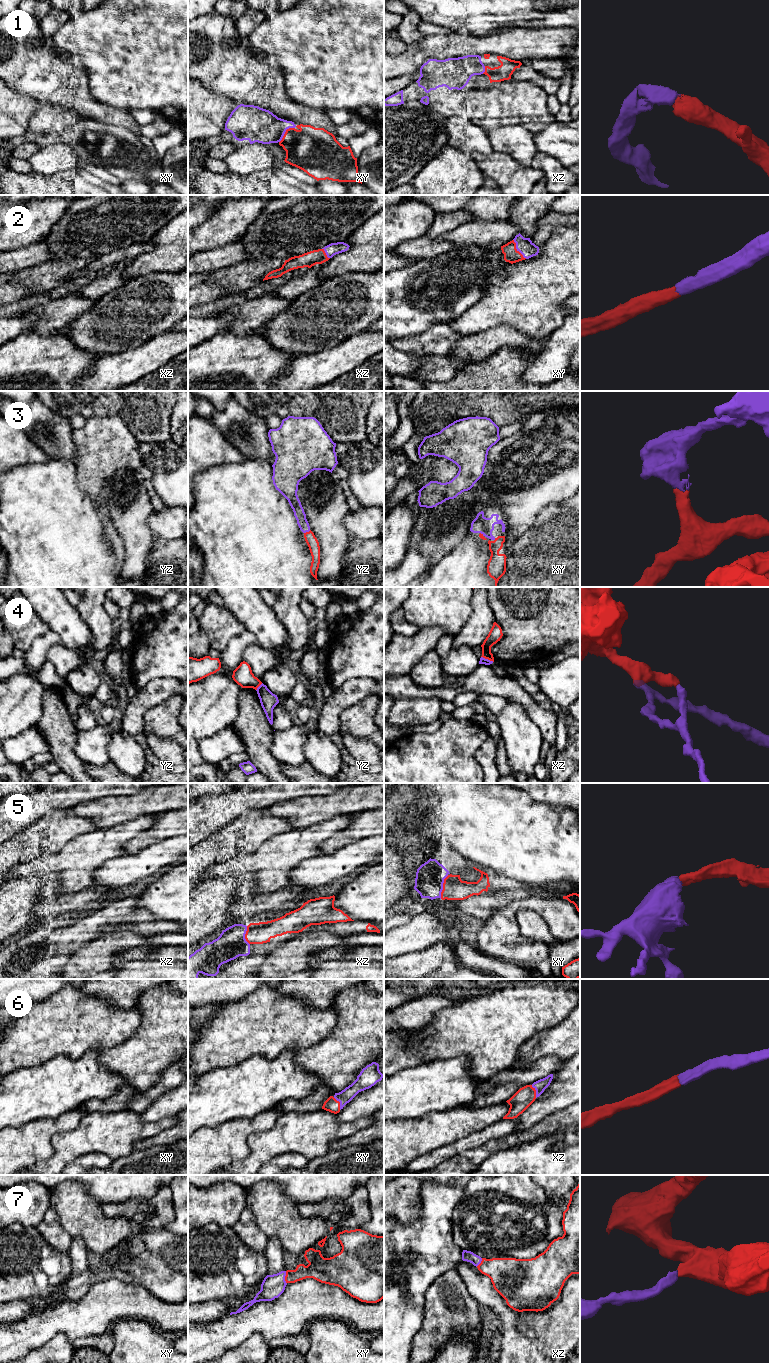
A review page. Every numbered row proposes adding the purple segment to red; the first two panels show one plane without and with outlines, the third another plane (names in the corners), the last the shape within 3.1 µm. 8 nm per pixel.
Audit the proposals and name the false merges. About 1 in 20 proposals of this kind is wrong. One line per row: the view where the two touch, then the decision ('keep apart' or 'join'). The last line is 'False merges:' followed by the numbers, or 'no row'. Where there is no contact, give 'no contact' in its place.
1: xy | join
2: xy | join
3: yz | join
4: xz | keep apart
5: xy | join
6: xy | join
7: xy | join
False merges: 4

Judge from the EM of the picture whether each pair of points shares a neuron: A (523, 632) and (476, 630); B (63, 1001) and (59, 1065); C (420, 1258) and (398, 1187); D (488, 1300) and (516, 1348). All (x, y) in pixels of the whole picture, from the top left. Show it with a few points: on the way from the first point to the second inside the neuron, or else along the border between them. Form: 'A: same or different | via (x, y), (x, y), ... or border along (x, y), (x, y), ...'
A: different | border along (488, 598), (488, 604), (495, 621)
B: different | border along (83, 1054), (75, 1059), (54, 1056), (38, 1064)
C: different | border along (420, 1202), (414, 1221), (401, 1224), (394, 1218)
D: same | via (501, 1310), (510, 1319), (510, 1326), (516, 1335)

